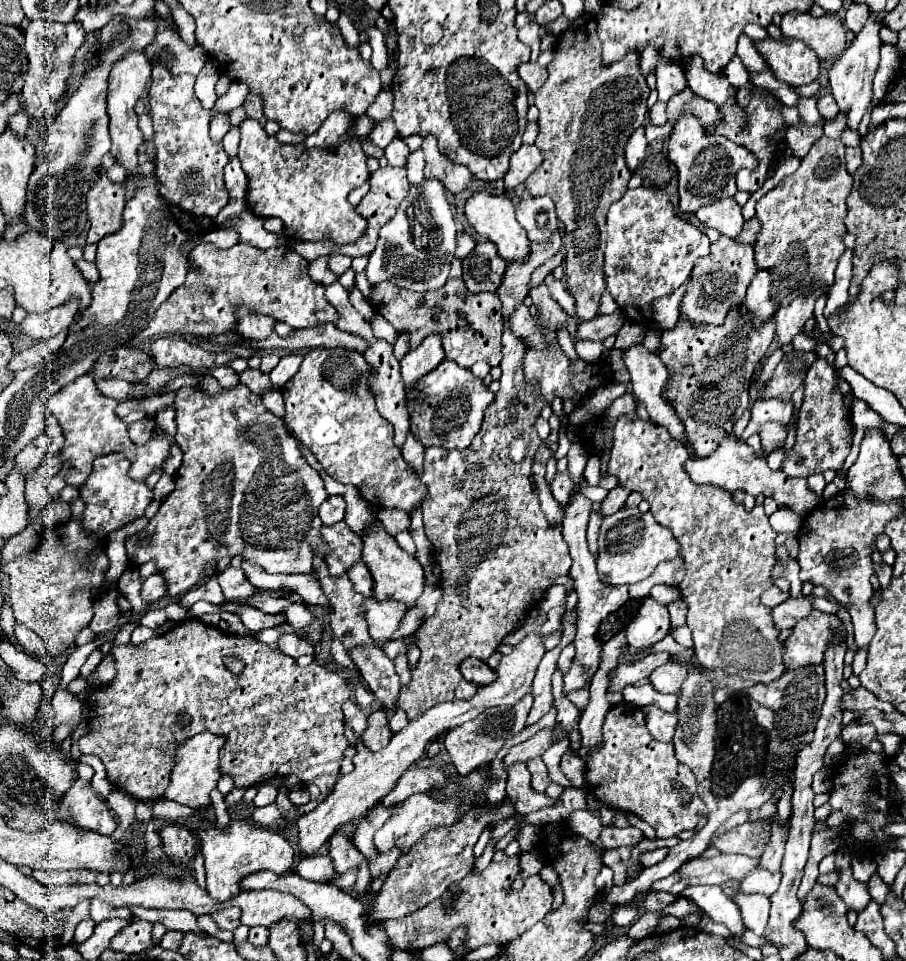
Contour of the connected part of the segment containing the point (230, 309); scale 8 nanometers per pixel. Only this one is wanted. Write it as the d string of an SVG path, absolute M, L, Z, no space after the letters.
M198 243L190 255L190 261L194 269L188 271L186 281L160 305L154 319L138 335L138 341L174 333L208 337L236 331L234 325L238 303L248 305L260 315L270 315L292 329L306 329L322 323L336 325L338 321L336 309L324 297L324 287L310 279L308 261L302 261L292 247L262 251L252 245L238 243L224 251L212 243Z

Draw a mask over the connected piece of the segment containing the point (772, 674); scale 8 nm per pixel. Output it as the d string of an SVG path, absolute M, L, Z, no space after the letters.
M618 417L618 425L614 425L608 475L616 475L624 489L638 491L650 503L650 511L660 521L660 525L670 527L672 535L680 543L680 557L686 565L686 577L678 589L690 607L688 627L692 629L698 663L706 669L722 669L726 675L738 675L752 683L766 685L768 681L782 677L786 671L786 667L782 667L784 643L778 639L780 629L776 629L770 617L772 609L760 603L762 591L772 585L772 567L776 565L776 531L770 527L762 505L746 511L742 503L732 499L732 493L714 485L692 483L684 471L688 457L688 449L680 441L674 441L674 437L670 437L664 427L654 425L650 419L642 421L640 417L634 417L634 421L626 421L626 417Z

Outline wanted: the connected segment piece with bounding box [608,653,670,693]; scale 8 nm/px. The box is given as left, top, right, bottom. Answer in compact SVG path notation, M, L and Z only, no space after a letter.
M652 653L646 655L644 661L626 661L626 665L618 663L608 685L608 693L622 693L626 685L634 685L636 681L650 677L650 673L666 661L670 661L670 653Z

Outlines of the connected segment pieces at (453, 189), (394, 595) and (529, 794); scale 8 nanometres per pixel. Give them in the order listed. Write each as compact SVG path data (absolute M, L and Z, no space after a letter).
M424 137L422 151L426 155L426 169L424 169L426 177L440 179L444 183L444 187L454 195L466 189L472 173L464 165L458 165L452 159L448 159L446 155L442 155L438 151L436 137Z
M372 525L360 537L364 541L362 561L366 563L366 567L372 573L372 579L374 579L372 597L376 601L396 600L405 603L409 609L414 607L417 598L422 595L422 589L424 589L424 571L422 571L420 563L410 553L406 553L396 543L396 539L384 531L382 525L378 525L378 527Z
M512 765L508 769L508 783L506 783L508 799L514 803L516 813L528 815L532 811L538 811L542 807L556 805L554 799L550 799L546 793L538 793L530 787L530 773L526 765Z

